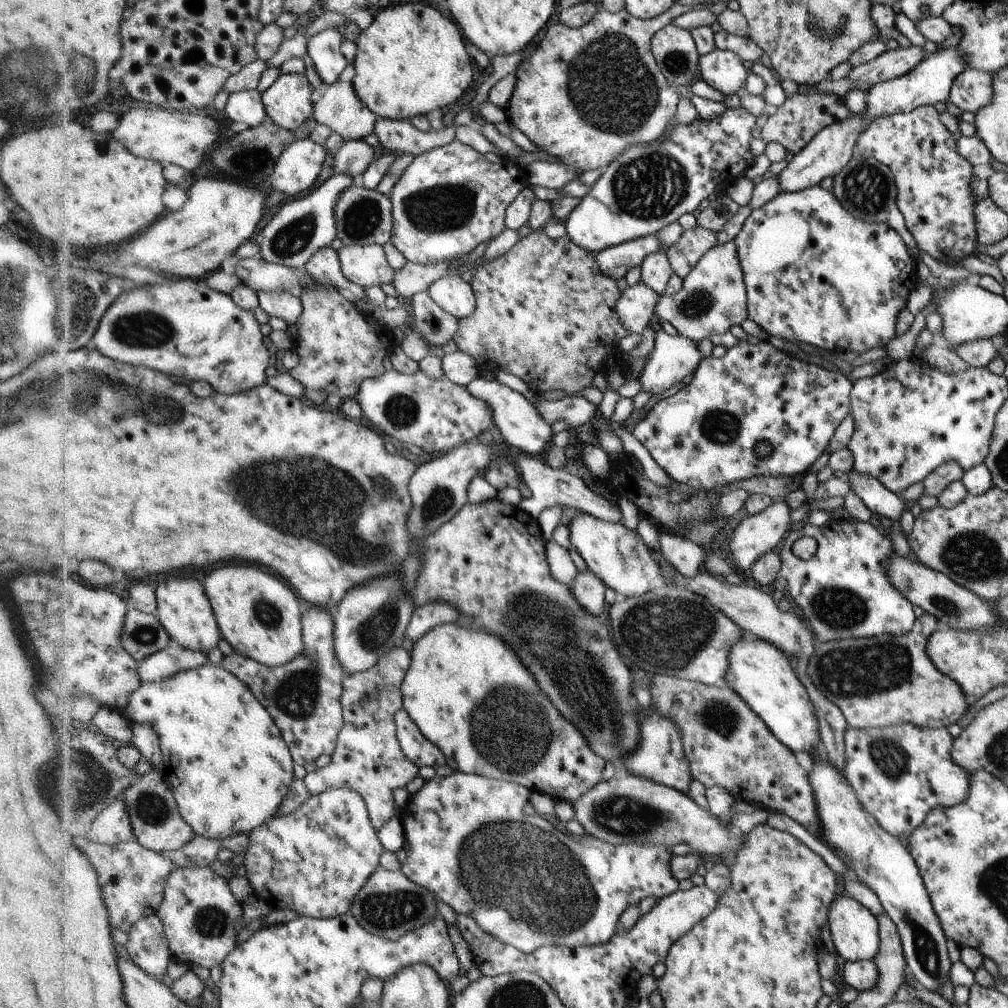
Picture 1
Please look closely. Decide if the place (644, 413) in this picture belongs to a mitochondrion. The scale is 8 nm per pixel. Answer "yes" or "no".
no

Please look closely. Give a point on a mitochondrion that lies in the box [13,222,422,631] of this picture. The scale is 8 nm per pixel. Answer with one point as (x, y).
(300, 485)

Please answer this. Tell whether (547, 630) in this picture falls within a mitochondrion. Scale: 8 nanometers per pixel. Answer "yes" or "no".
yes

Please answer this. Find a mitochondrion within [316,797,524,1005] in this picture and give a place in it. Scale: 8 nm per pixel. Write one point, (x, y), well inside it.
(383, 911)

